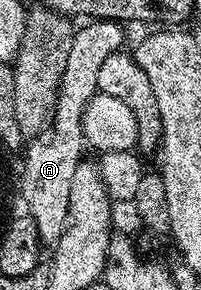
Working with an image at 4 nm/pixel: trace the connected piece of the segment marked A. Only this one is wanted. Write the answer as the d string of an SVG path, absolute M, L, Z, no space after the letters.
M91 19L87 25L76 28L69 59L65 59L65 71L61 75L59 94L55 100L55 112L42 133L32 136L26 146L23 157L23 174L17 177L17 193L23 196L27 204L26 212L37 223L40 242L44 246L54 246L61 239L67 226L69 211L69 187L73 180L73 171L77 171L84 156L83 112L89 99L97 92L97 74L101 71L109 55L120 52L123 45L124 26L117 21Z

